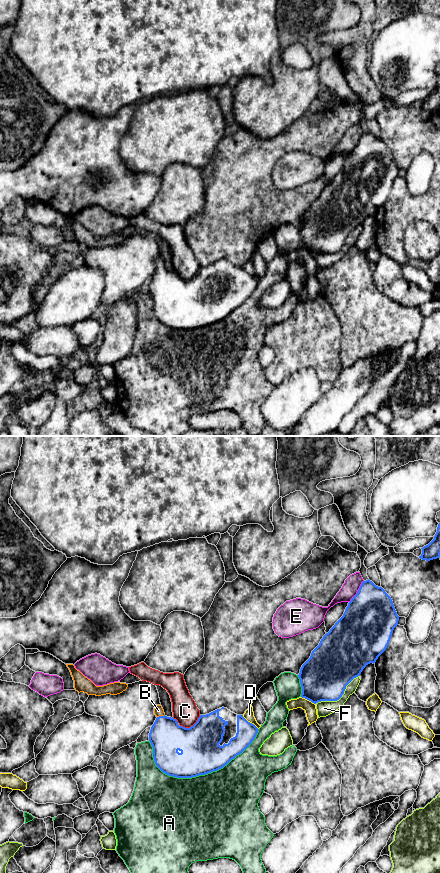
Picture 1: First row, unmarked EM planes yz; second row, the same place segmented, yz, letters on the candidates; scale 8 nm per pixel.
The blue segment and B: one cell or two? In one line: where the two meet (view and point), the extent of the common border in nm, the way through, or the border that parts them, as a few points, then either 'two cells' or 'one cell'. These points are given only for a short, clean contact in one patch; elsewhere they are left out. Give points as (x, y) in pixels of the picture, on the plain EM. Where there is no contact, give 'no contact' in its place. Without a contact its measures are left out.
meets blue in yz at (160, 268); contact 70 nm long; runs through yz (166, 289), (160, 268), (158, 262); one cell

